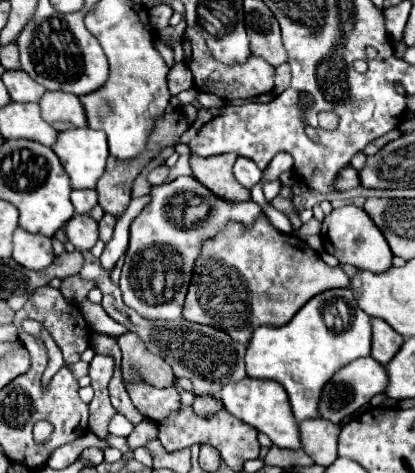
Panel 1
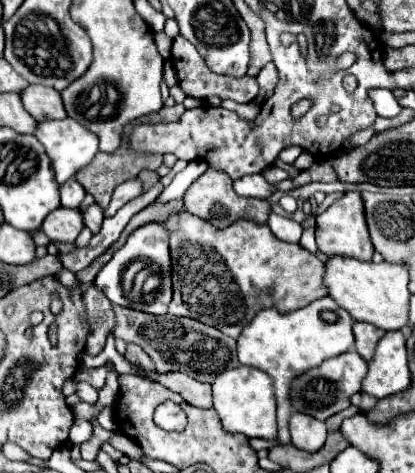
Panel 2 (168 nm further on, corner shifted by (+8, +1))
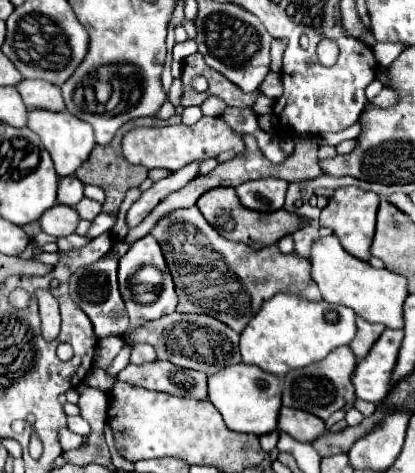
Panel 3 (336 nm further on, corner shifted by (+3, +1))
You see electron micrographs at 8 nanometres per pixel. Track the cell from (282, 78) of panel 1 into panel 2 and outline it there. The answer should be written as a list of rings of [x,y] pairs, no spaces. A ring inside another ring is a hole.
[[[268,63],[260,73],[258,73],[258,85],[260,85],[260,95],[258,103],[264,103],[264,99],[268,99],[274,93],[274,87],[278,83],[278,69],[274,67],[274,63]]]

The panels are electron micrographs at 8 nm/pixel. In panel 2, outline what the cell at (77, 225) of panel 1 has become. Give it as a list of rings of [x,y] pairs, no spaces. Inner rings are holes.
[[[58,207],[56,211],[52,211],[42,223],[42,231],[54,243],[60,243],[60,241],[74,243],[82,229],[84,229],[82,213],[78,209],[66,209],[66,207]]]

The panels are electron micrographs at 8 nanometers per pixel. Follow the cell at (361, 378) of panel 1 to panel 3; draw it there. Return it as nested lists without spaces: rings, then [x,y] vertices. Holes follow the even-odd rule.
[[[337,347],[321,361],[289,371],[289,375],[283,377],[283,383],[285,383],[283,405],[303,409],[321,419],[327,419],[331,413],[343,409],[343,405],[355,397],[355,389],[351,383],[355,365],[357,365],[357,357],[353,355],[353,351],[349,347]]]

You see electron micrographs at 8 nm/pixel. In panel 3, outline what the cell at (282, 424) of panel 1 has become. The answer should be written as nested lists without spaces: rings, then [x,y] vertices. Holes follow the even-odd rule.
[[[245,363],[227,365],[209,377],[207,397],[219,409],[225,425],[231,431],[265,435],[277,429],[277,417],[281,409],[281,379],[273,373]]]

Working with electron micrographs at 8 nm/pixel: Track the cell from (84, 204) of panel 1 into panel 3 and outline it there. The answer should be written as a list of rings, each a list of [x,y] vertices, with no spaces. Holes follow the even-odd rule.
[[[69,175],[69,177],[59,177],[59,187],[57,187],[57,203],[63,205],[77,205],[83,199],[83,183]]]

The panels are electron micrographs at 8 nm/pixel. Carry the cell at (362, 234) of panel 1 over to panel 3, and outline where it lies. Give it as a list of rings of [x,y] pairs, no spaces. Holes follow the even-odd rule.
[[[339,187],[329,199],[329,205],[321,211],[319,223],[321,227],[331,227],[335,231],[335,235],[339,237],[347,253],[351,253],[353,257],[361,261],[369,261],[371,259],[369,247],[371,247],[373,233],[375,233],[375,215],[377,215],[379,201],[381,201],[379,195],[373,191],[363,191],[359,187]]]

